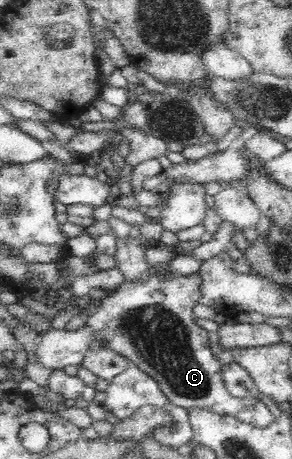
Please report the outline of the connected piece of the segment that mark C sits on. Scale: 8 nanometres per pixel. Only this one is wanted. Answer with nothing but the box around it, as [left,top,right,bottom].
[34,260,275,429]

